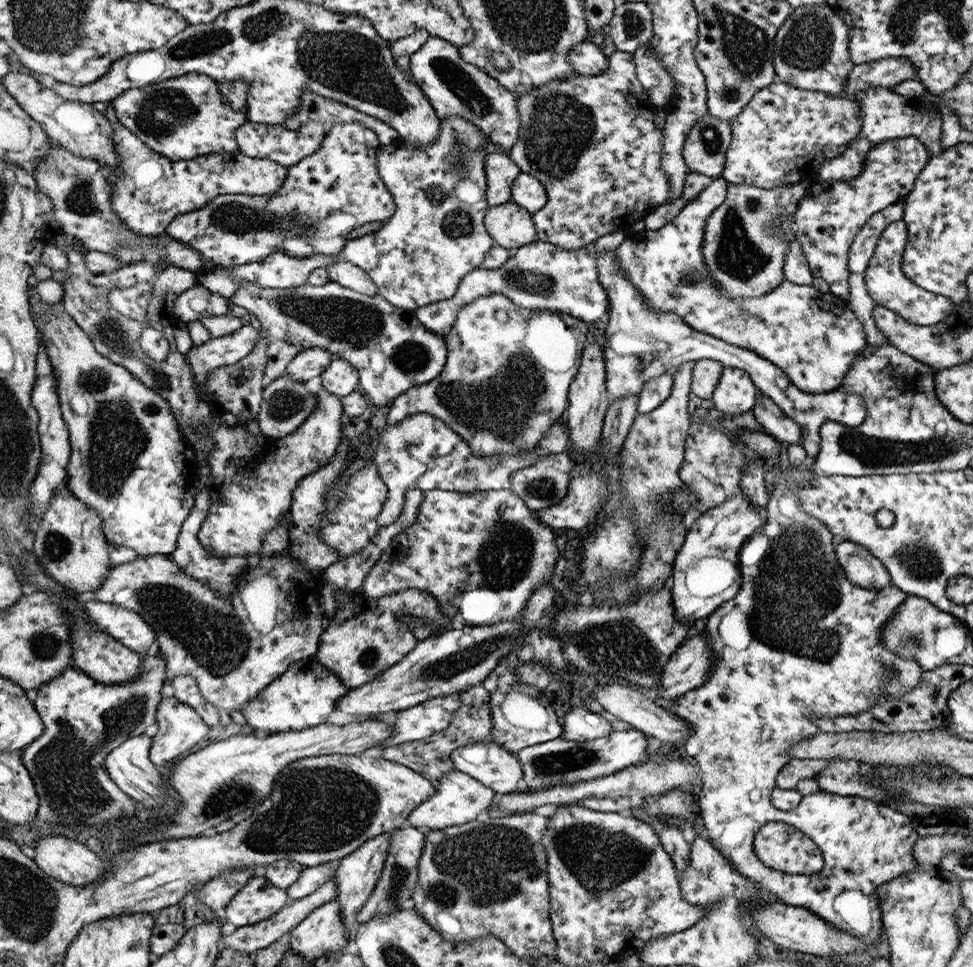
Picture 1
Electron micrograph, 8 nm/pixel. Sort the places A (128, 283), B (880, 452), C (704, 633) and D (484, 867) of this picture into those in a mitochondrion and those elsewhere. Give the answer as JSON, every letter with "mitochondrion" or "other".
{"A":"other","B":"mitochondrion","C":"other","D":"mitochondrion"}

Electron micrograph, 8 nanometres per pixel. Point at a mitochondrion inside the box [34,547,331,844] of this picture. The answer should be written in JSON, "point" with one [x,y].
{"point":[218,641]}

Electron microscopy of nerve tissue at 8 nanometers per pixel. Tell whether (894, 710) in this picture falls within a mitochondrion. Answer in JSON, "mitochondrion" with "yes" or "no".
{"mitochondrion":"no"}

